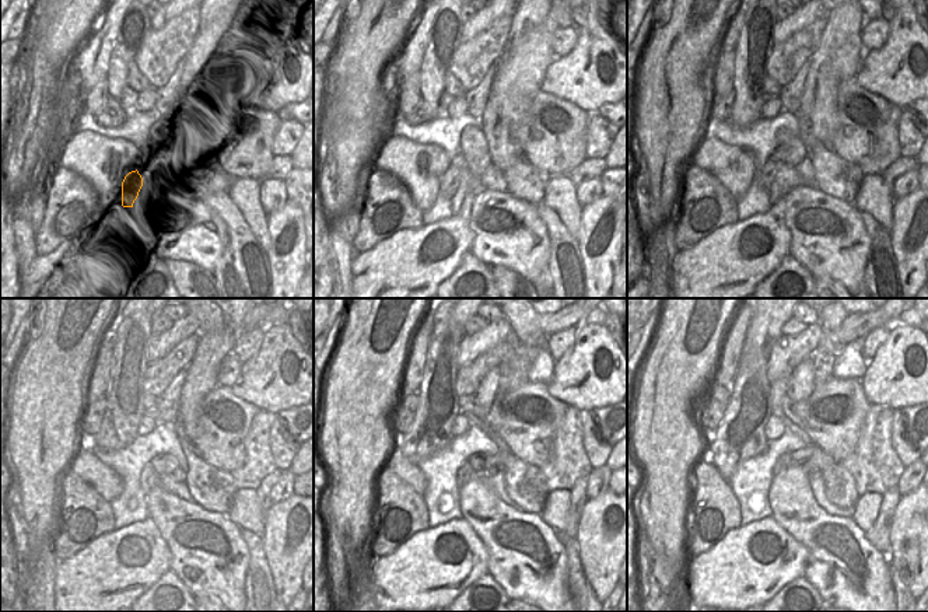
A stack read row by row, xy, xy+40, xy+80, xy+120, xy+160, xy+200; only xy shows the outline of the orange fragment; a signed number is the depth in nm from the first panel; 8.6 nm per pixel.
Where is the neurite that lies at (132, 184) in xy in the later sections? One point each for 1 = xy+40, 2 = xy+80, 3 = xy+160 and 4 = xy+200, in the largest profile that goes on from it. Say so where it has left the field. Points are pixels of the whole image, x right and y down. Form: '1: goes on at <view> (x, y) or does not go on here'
1: goes on at xy+40 (448, 182)
2: goes on at xy+80 (769, 170)
3: goes on at xy+160 (464, 475)
4: goes on at xy+200 (798, 457)

